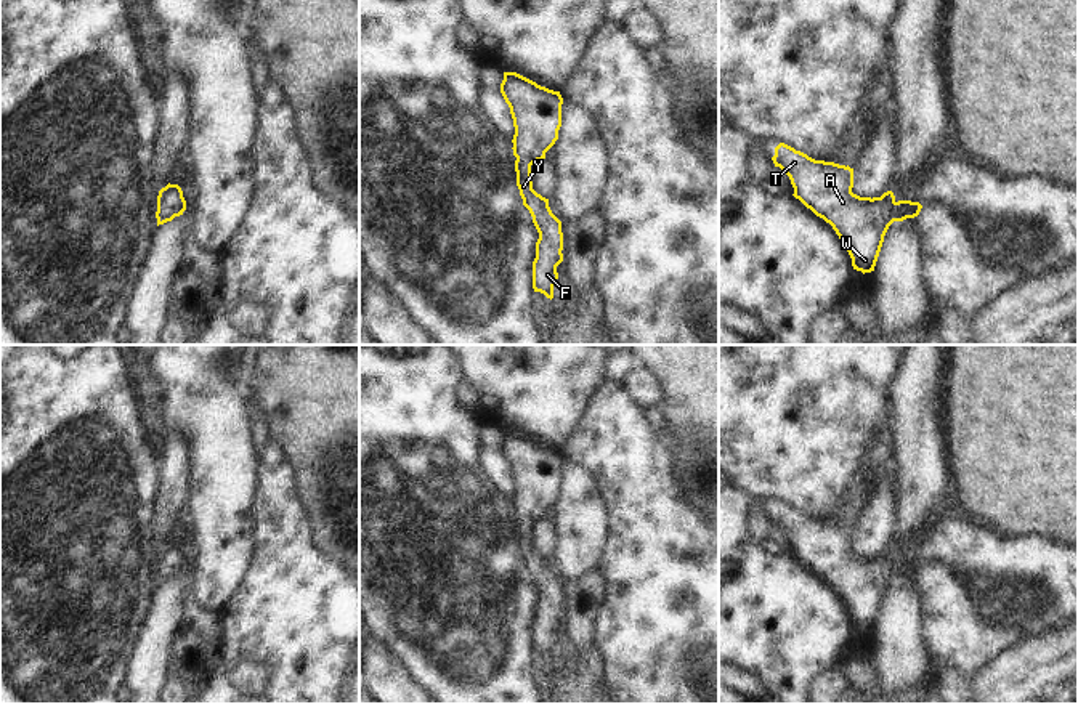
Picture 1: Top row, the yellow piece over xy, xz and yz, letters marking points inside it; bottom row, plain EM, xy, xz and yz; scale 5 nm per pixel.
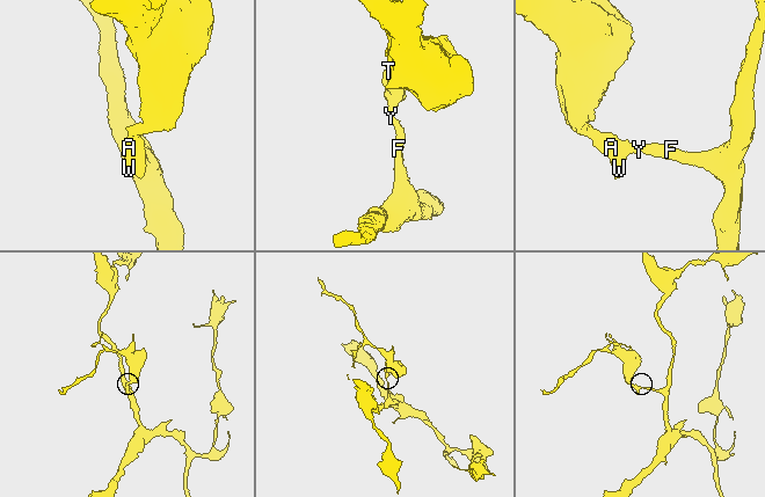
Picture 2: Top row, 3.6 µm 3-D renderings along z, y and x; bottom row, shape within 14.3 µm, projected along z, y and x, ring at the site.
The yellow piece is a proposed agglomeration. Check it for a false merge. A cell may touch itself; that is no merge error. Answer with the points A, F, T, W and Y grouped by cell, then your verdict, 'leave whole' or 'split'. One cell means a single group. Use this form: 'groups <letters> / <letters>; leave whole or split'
groups A F T W Y; leave whole

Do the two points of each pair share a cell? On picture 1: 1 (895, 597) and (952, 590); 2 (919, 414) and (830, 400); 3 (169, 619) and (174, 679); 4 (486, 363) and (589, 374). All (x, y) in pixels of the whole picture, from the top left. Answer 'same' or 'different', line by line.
1: different
2: different
3: different
4: same

